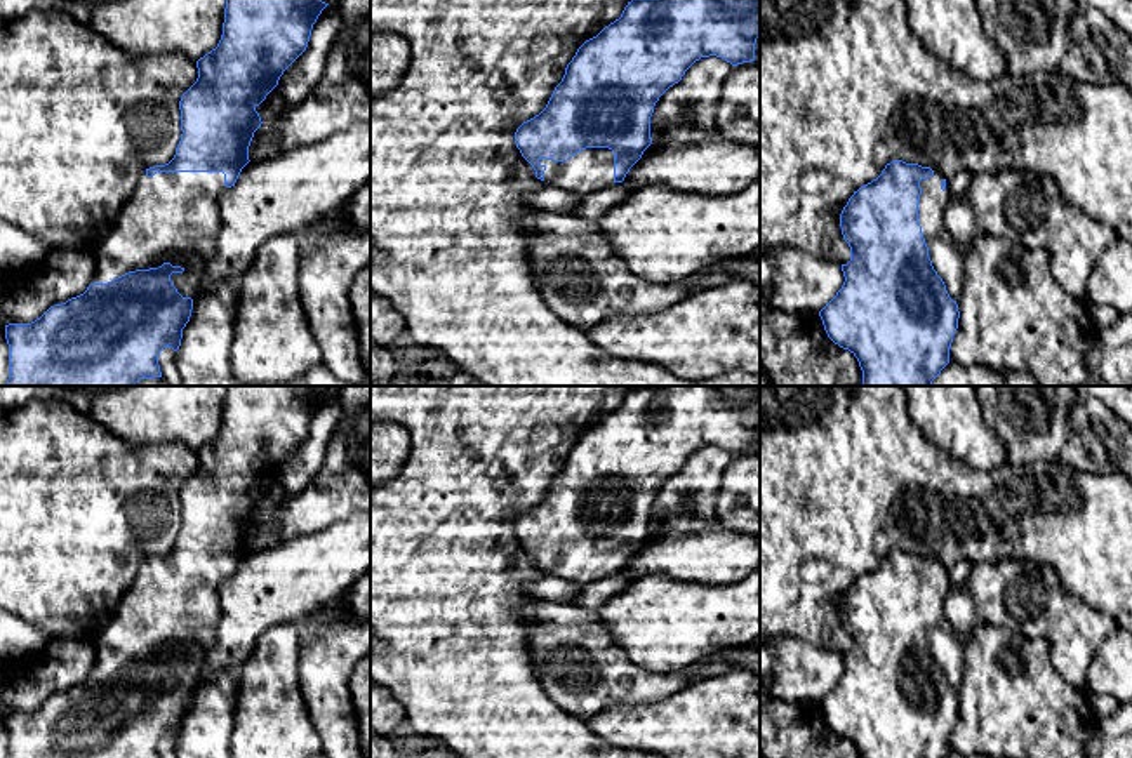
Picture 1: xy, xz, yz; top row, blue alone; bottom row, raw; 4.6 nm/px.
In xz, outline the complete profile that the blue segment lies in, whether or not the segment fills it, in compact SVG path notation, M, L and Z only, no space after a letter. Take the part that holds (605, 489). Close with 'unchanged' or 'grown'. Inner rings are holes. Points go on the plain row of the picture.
M760 386L633 388L619 409L577 438L546 497L516 518L516 537L527 549L530 563L556 579L588 584L623 572L629 558L652 534L650 506L659 487L678 473L701 447L716 445L732 455L755 450L758 426Z | grown

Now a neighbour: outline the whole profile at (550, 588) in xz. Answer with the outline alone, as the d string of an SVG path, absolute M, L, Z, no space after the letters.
M544 575L539 581L525 582L523 593L536 600L549 600L555 603L574 603L583 584L567 579Z

